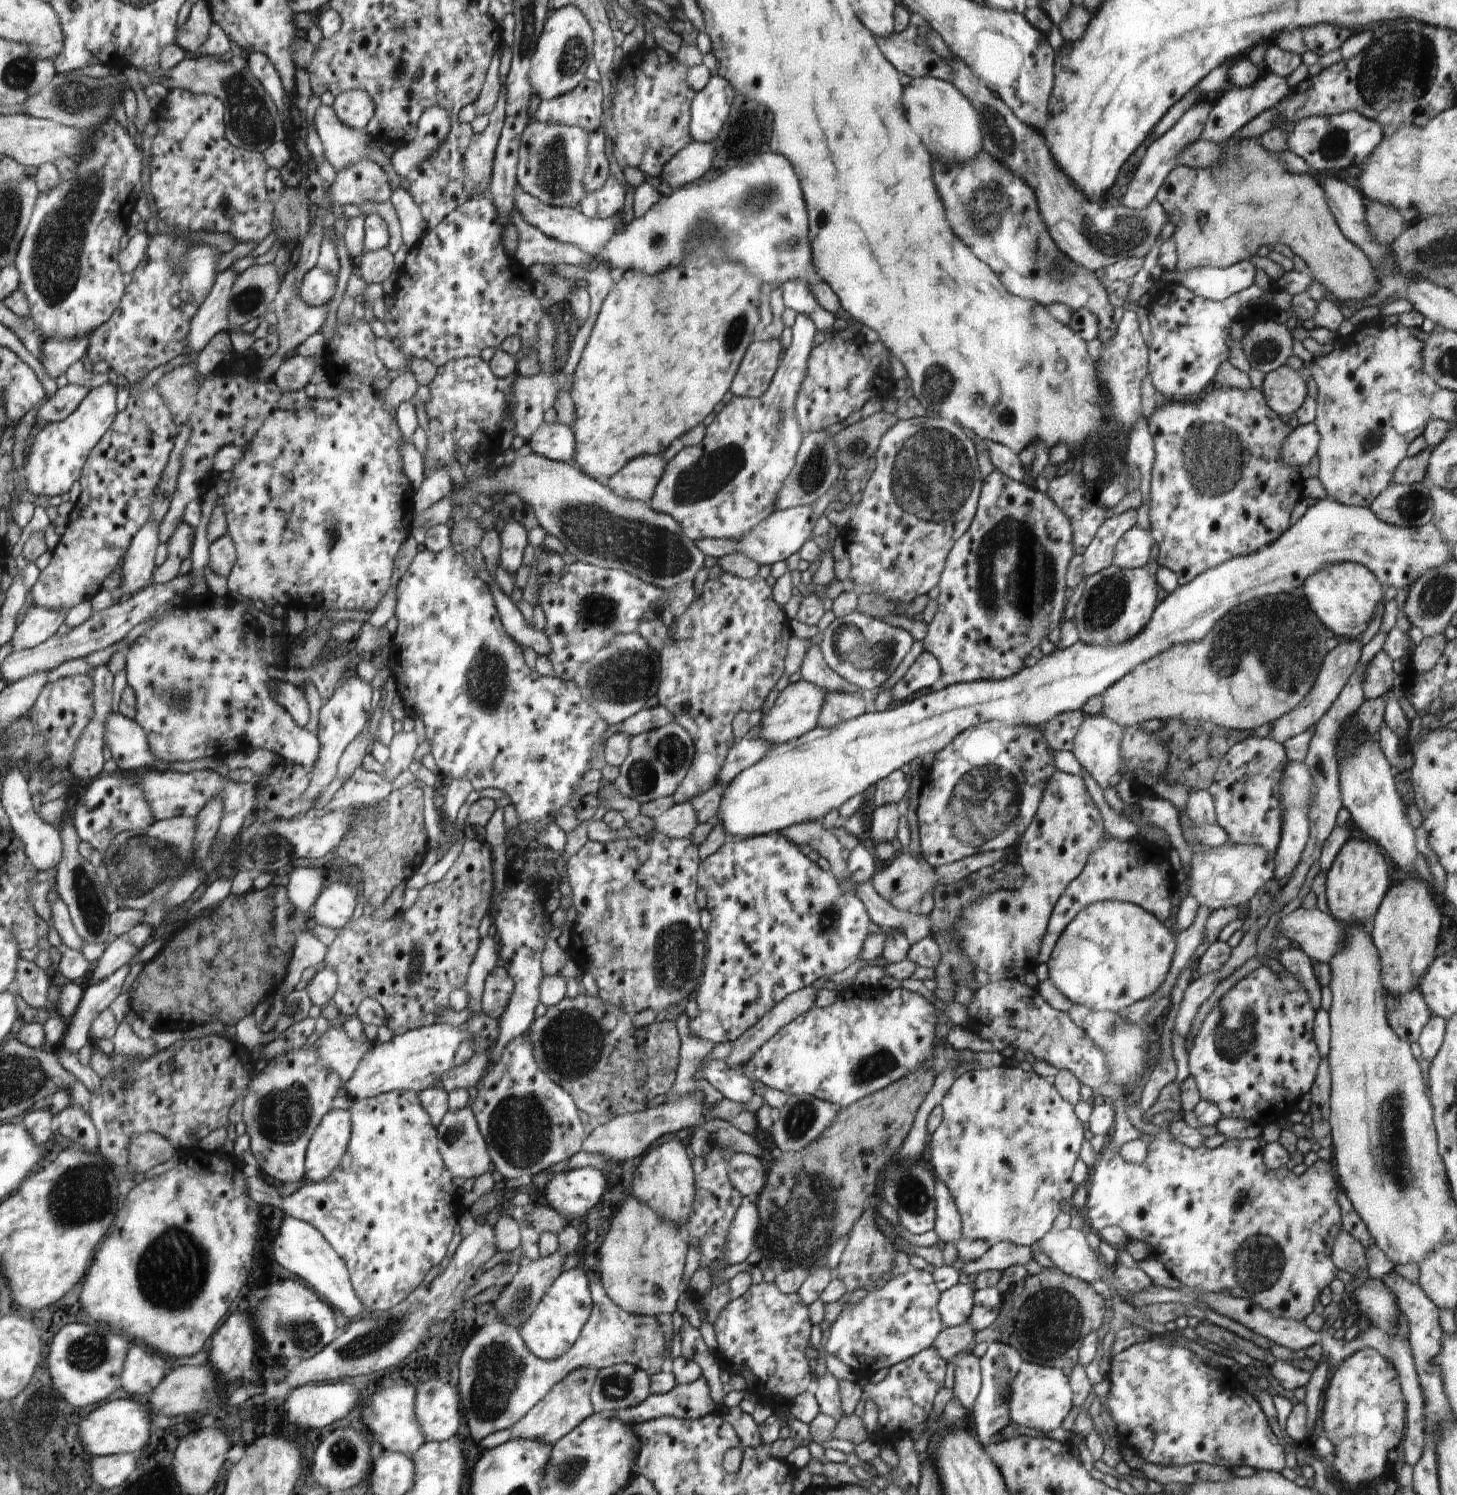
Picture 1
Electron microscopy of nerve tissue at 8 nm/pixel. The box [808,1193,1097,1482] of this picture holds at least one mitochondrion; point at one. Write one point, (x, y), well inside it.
(1047, 1325)

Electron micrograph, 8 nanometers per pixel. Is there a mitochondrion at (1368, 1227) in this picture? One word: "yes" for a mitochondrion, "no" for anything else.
no

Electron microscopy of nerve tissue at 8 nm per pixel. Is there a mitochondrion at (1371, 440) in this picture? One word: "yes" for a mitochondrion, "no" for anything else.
yes

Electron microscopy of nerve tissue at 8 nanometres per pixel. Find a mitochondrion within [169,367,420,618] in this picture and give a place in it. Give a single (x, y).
(354, 476)

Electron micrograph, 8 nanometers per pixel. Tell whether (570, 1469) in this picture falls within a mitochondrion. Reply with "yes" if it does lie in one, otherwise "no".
yes

